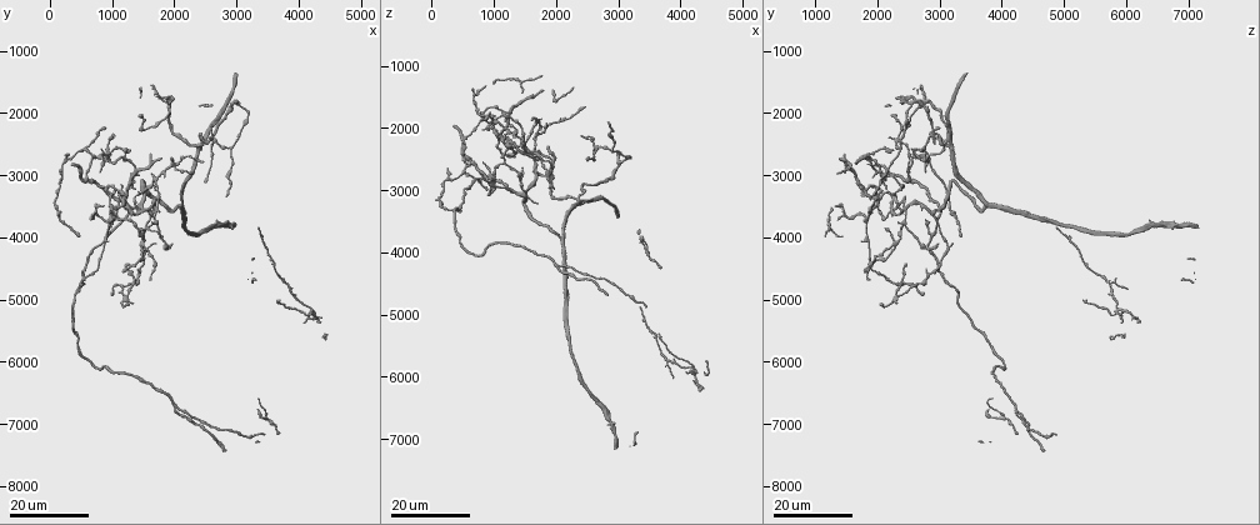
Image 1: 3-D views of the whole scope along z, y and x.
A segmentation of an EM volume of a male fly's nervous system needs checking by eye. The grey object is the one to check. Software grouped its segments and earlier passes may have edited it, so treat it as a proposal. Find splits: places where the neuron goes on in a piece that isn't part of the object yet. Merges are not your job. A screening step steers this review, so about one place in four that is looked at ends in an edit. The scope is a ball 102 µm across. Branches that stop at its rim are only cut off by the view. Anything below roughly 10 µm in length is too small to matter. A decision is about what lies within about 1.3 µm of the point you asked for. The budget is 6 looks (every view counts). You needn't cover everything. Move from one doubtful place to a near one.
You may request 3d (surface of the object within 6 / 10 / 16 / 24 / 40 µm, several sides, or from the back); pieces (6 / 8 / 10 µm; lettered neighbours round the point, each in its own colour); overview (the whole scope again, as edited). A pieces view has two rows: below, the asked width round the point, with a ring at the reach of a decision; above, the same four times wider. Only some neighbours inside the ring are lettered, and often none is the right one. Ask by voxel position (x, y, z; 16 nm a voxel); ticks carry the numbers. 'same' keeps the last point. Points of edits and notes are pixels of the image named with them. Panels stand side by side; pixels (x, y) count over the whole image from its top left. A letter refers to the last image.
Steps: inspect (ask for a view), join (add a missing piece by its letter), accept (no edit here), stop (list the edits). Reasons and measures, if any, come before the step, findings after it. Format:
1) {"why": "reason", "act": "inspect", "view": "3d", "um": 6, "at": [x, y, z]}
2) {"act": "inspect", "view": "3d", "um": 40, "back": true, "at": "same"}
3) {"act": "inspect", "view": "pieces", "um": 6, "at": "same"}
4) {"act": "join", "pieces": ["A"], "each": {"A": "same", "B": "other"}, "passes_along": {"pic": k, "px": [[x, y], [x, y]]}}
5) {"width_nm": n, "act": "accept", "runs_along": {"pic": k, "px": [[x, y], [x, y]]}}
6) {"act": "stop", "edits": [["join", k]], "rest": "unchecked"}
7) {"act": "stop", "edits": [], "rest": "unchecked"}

{"why": "free end", "act": "inspect", "view": "3d", "um": 24, "at": [2550, 2400, 2150]}

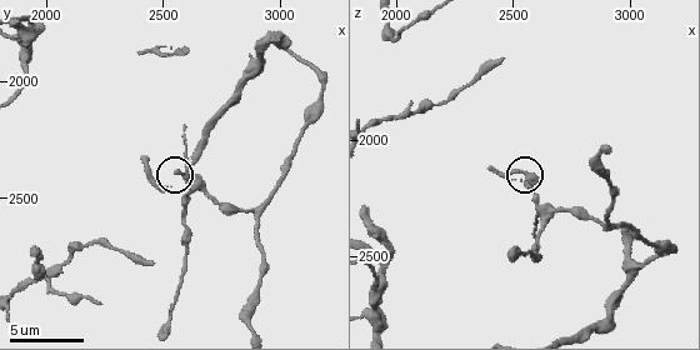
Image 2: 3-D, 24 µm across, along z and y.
{"act": "inspect", "view": "pieces", "um": 8, "at": [2570, 2380, 2190]}

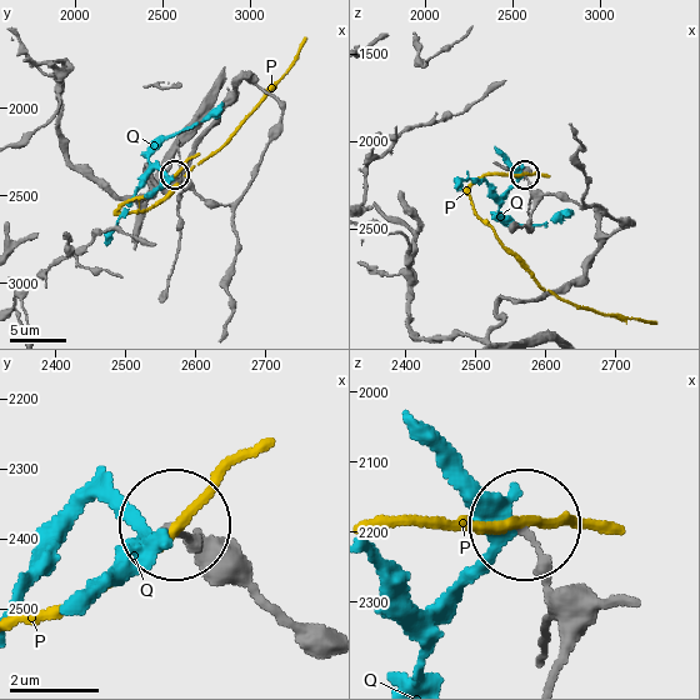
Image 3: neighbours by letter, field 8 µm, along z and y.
{"act": "accept", "each": {"P": "other", "Q": "other"}, "runs_along": {"pic": 3, "px": [[286, 619], [178, 530]]}, "found": "no lettered piece goes on from it"}

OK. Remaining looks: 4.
{"why": "tapers out", "act": "inspect", "view": "3d", "um": 16, "at": [2800, 3350, 1850]}

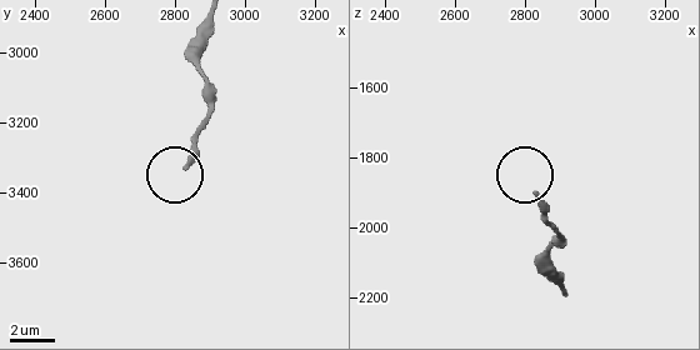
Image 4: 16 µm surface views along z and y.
{"act": "inspect", "view": "pieces", "um": 6, "at": [2830, 3330, 1910]}

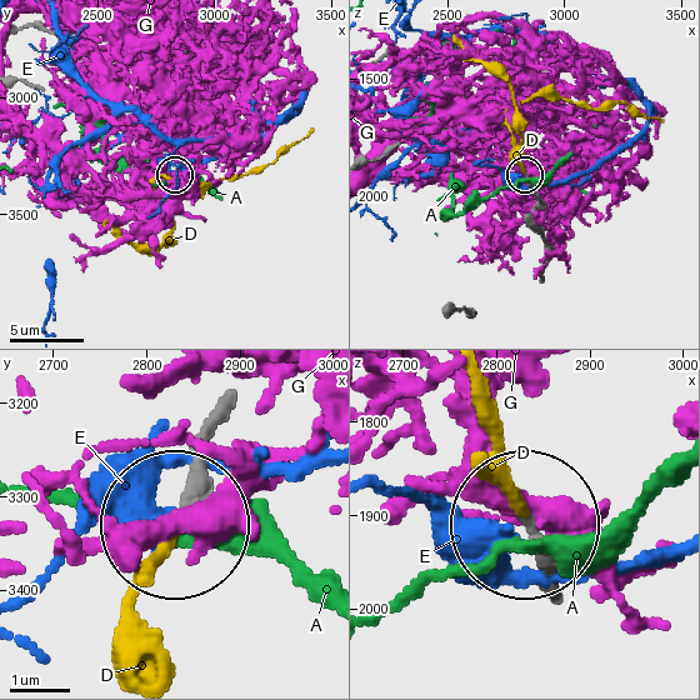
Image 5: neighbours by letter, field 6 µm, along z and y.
{"width_nm": 170, "act": "join", "pieces": ["D"], "each": {"A": "other", "D": "same", "E": "other", "G": "other"}, "passes_along": {"pic": 5, "px": [[555, 584], [471, 375]]}, "found": "it goes on there"}

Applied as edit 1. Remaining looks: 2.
{"act": "stop", "edits": [["join", 5]], "rest": "unchecked"}

